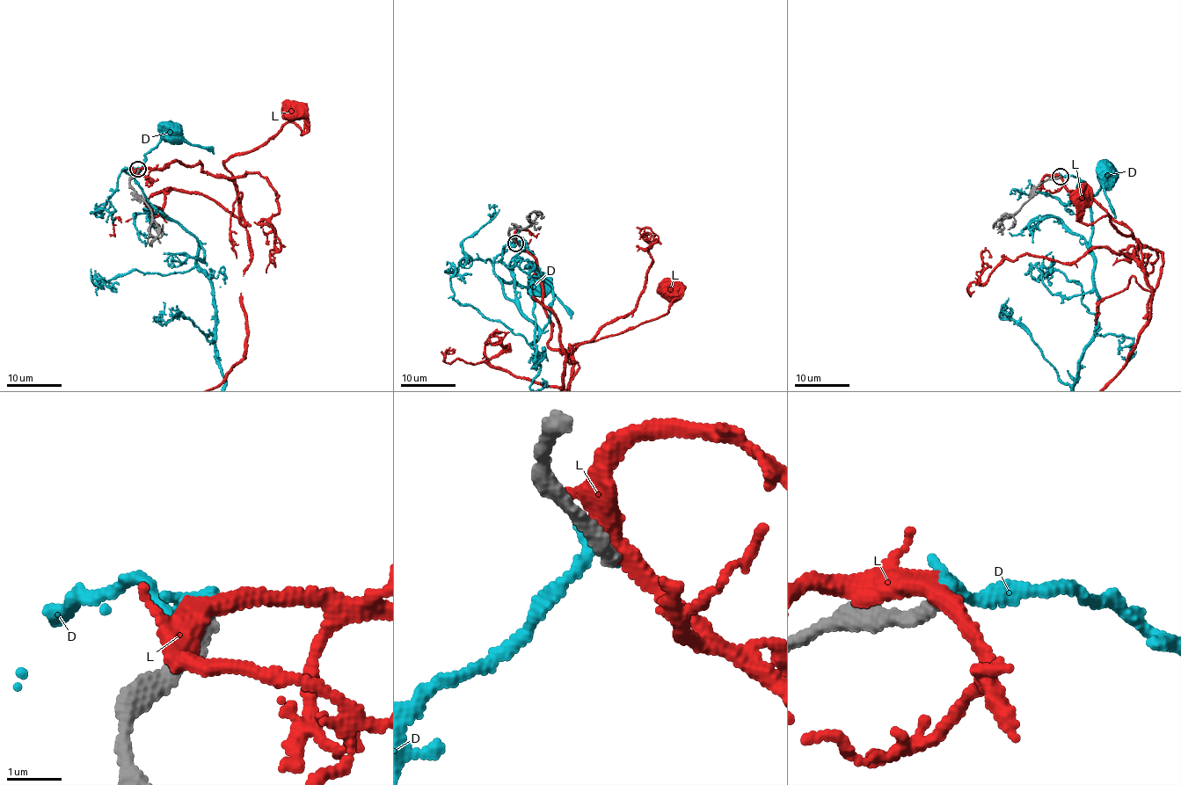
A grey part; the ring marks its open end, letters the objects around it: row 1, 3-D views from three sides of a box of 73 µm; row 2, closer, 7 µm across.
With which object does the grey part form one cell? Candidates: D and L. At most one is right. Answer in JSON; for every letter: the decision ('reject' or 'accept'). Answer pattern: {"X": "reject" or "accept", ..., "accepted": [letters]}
{"D": "reject", "L": "reject", "accepted": []}

